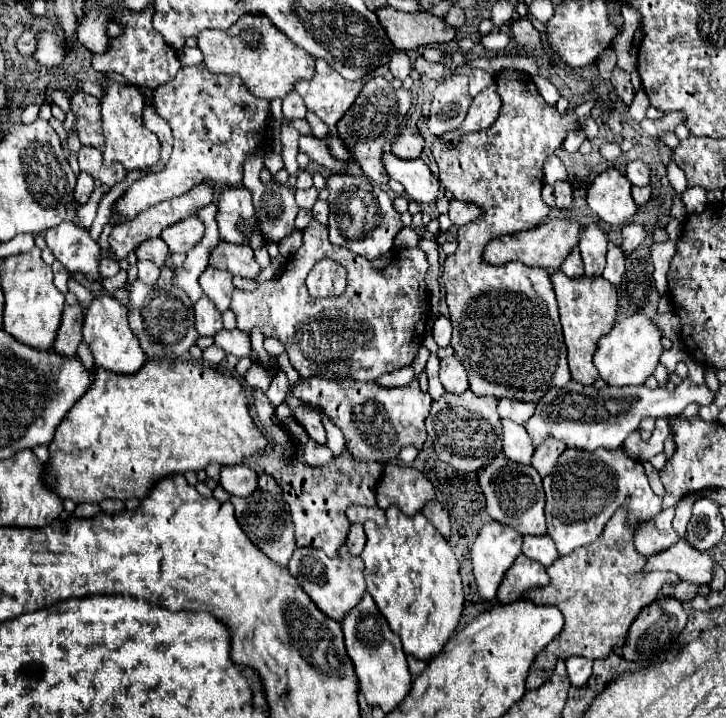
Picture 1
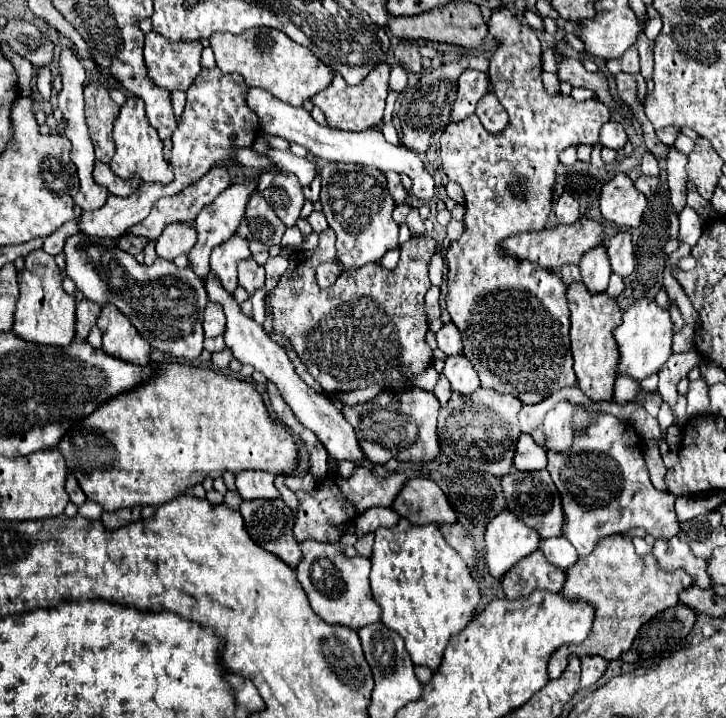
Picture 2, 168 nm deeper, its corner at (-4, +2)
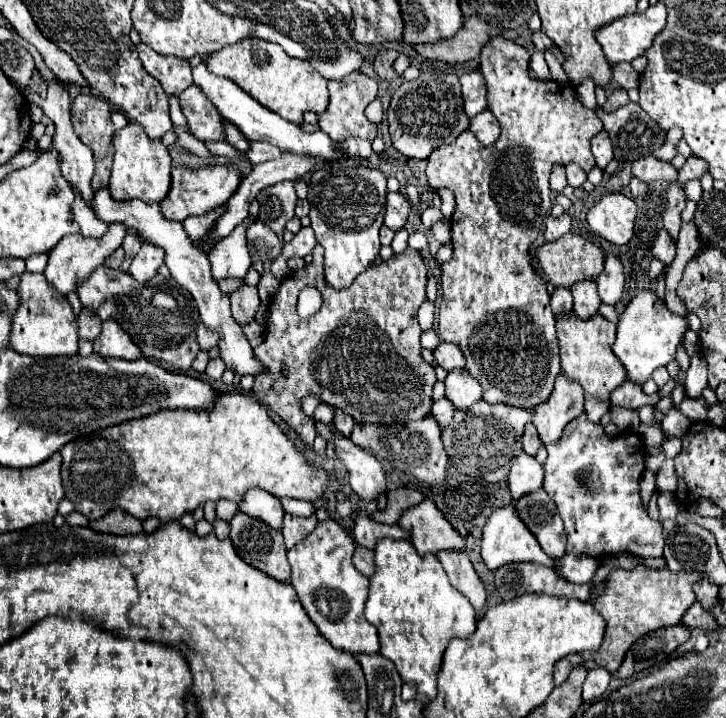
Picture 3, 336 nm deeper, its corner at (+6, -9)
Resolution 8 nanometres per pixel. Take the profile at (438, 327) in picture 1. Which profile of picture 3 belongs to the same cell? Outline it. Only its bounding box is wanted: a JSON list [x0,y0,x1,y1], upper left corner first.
[432,342,464,370]

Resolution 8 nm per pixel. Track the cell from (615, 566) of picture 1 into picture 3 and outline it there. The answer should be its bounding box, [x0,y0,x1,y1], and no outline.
[554,566,702,684]

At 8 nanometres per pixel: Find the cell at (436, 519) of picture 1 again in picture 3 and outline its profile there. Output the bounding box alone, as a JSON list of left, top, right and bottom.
[436,550,486,612]

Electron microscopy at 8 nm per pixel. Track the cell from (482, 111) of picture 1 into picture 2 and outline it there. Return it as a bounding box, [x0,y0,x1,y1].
[476,91,508,133]

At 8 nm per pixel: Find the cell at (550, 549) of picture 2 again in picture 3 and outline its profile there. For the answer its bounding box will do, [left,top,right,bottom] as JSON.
[554,556,600,584]

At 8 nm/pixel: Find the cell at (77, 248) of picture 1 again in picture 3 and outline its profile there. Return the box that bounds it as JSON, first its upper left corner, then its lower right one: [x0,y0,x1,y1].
[76,266,200,372]

